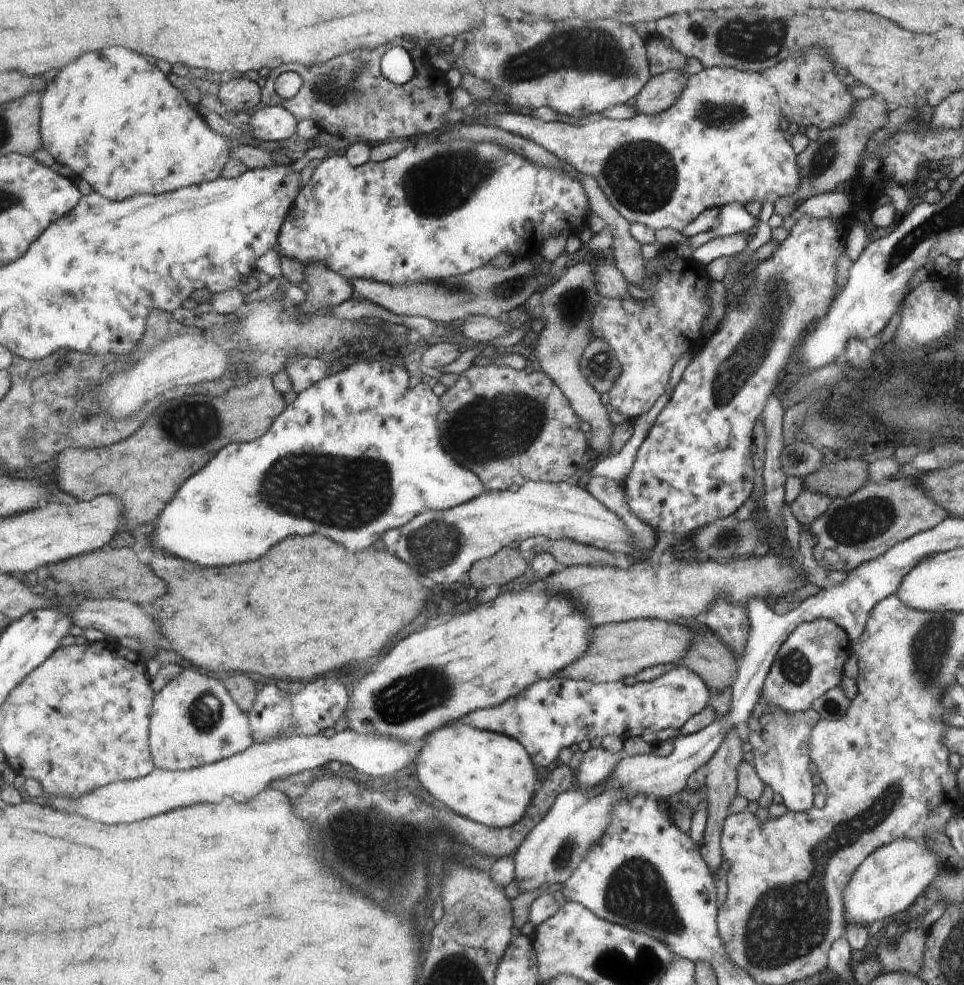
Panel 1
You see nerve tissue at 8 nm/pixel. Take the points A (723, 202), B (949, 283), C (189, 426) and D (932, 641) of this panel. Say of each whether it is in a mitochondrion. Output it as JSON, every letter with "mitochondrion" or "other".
{"A":"other","B":"other","C":"mitochondrion","D":"mitochondrion"}

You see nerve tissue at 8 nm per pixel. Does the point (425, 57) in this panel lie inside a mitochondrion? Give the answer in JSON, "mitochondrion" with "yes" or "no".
{"mitochondrion":"no"}

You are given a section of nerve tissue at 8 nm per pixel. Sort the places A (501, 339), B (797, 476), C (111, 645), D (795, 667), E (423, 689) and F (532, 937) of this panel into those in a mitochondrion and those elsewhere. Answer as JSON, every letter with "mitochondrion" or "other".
{"A":"other","B":"other","C":"other","D":"mitochondrion","E":"mitochondrion","F":"other"}

